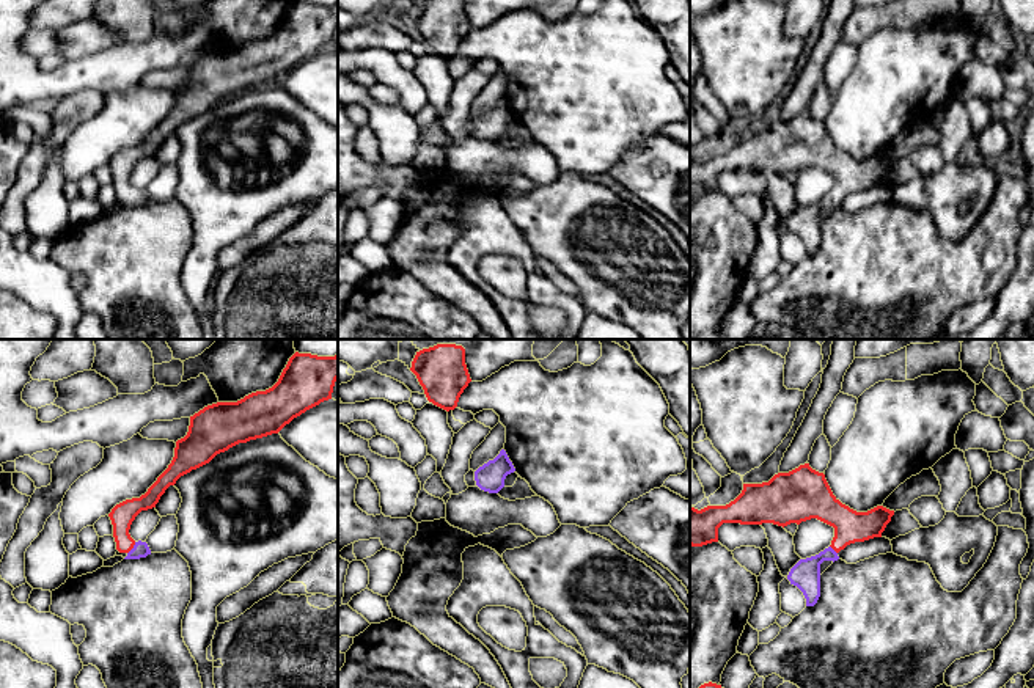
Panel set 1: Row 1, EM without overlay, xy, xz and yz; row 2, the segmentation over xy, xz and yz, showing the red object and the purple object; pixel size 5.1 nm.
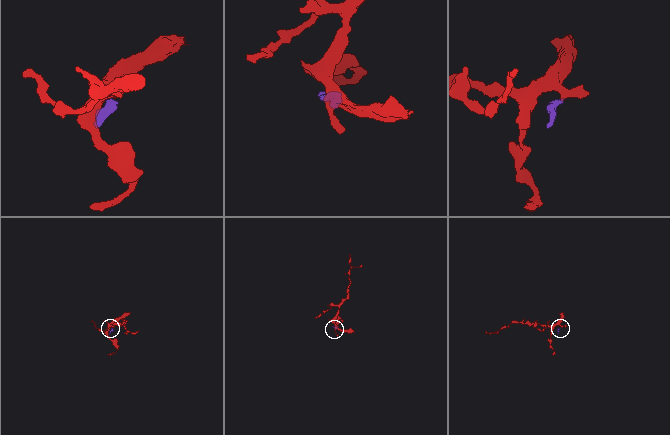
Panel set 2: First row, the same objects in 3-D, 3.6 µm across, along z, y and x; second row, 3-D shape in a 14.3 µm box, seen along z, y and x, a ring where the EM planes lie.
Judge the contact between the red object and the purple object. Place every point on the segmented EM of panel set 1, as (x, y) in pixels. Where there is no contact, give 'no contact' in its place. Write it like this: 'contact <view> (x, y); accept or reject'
contact xy (132, 547); accept

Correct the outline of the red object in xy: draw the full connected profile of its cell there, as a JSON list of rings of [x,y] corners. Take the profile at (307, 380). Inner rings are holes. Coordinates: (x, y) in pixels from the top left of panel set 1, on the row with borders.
[[[295,352],[278,382],[237,402],[217,402],[190,416],[189,432],[176,441],[174,457],[168,468],[140,498],[116,504],[108,514],[113,525],[116,550],[124,559],[151,554],[146,542],[135,542],[130,525],[141,511],[156,507],[160,496],[176,481],[209,463],[229,448],[278,434],[294,418],[332,399],[338,380],[338,355],[317,357]]]

